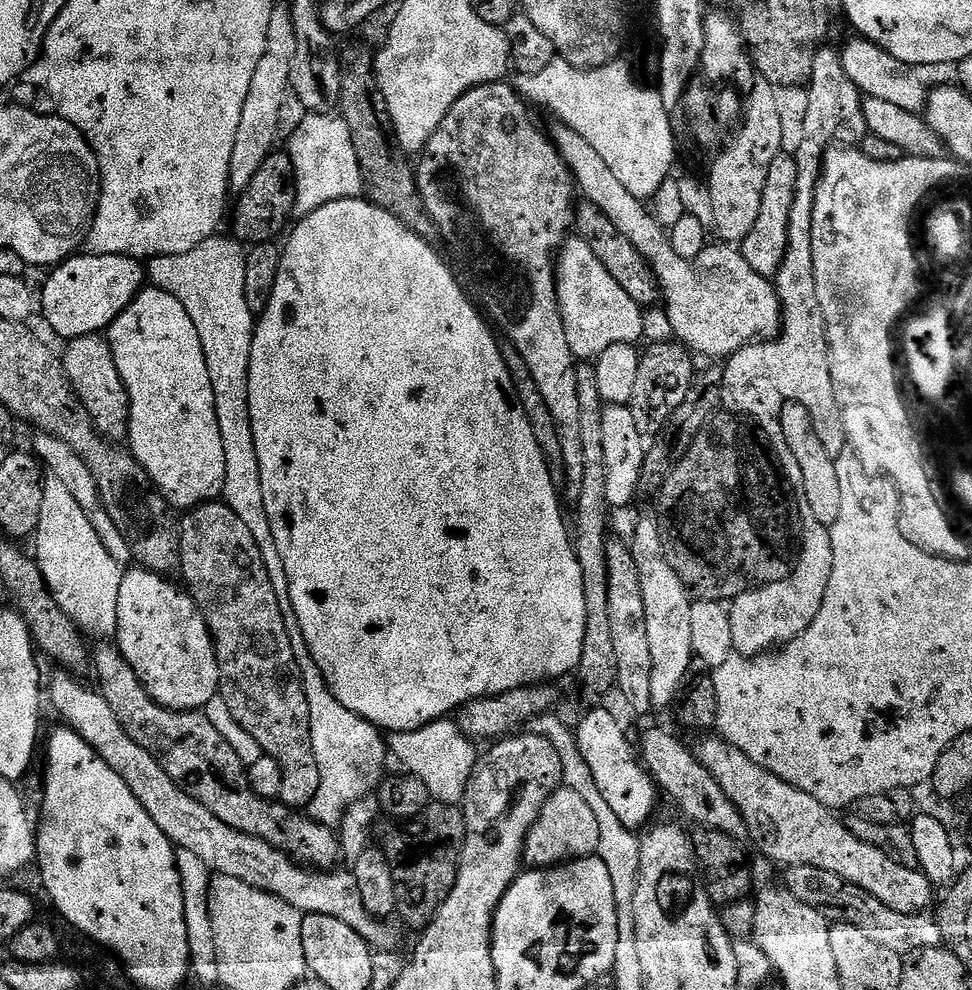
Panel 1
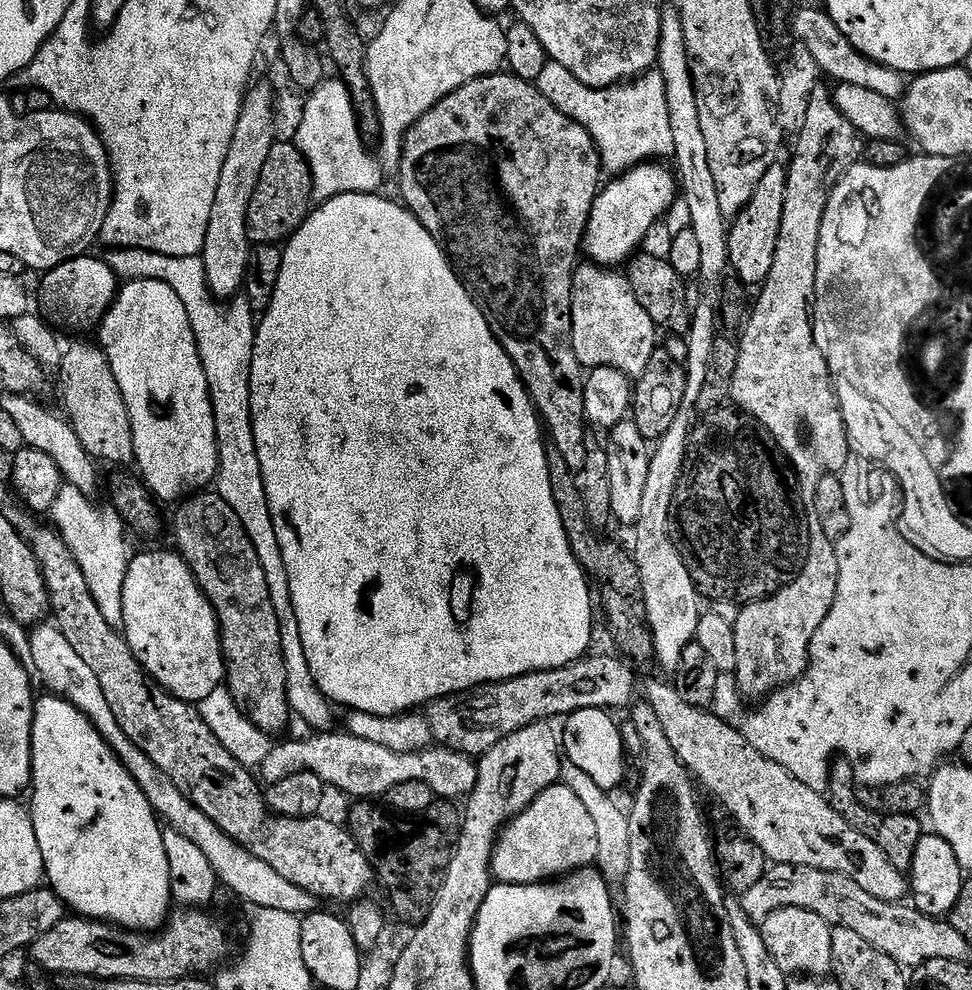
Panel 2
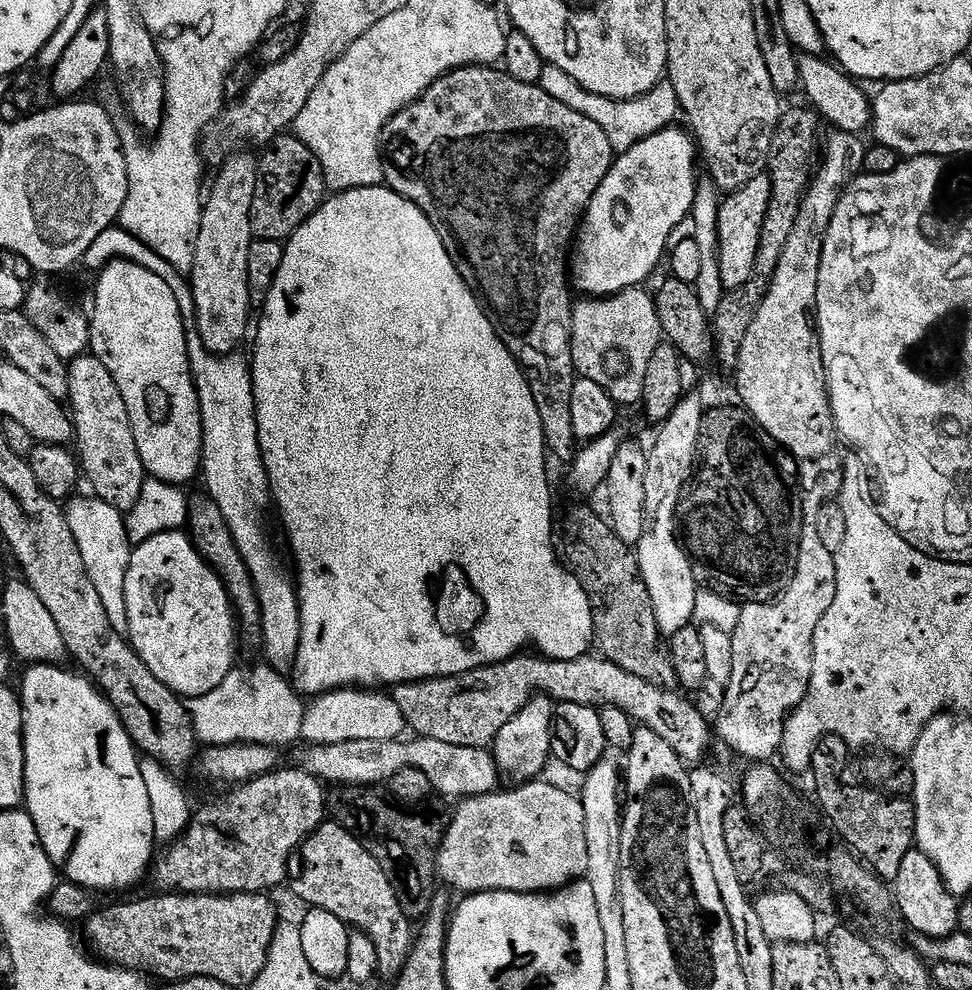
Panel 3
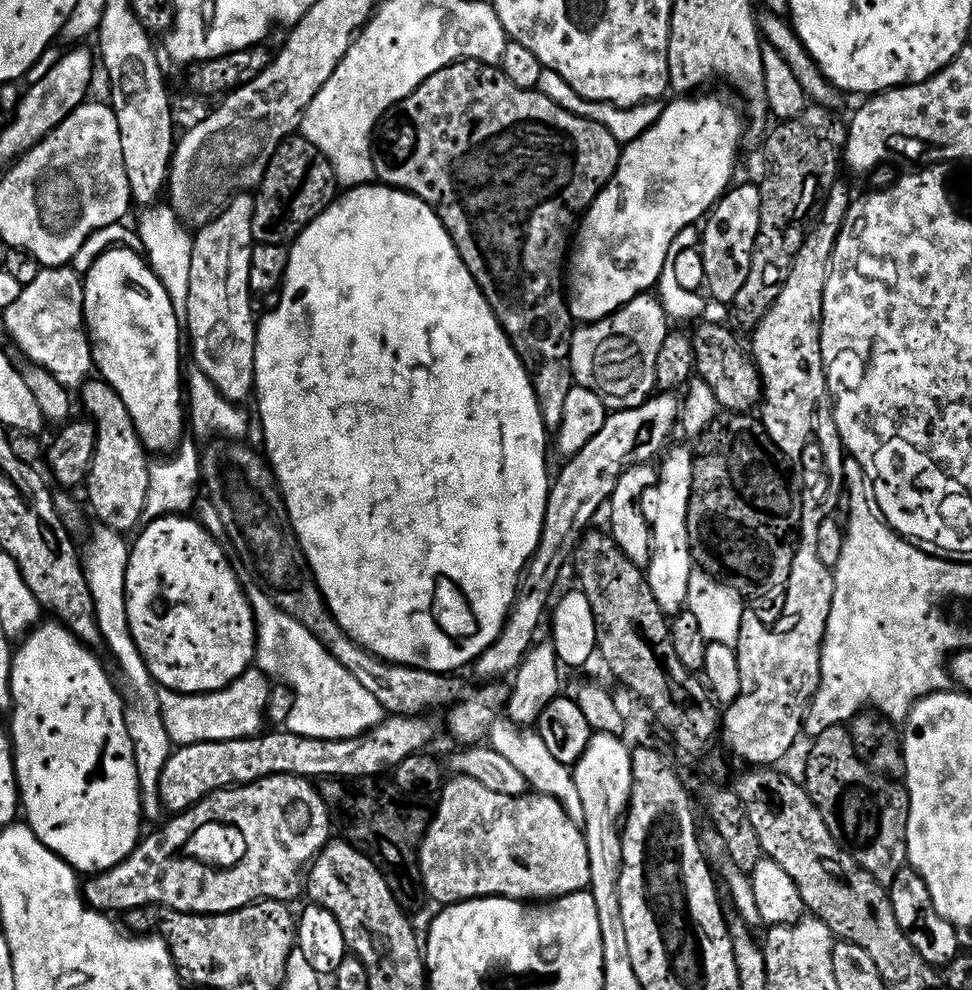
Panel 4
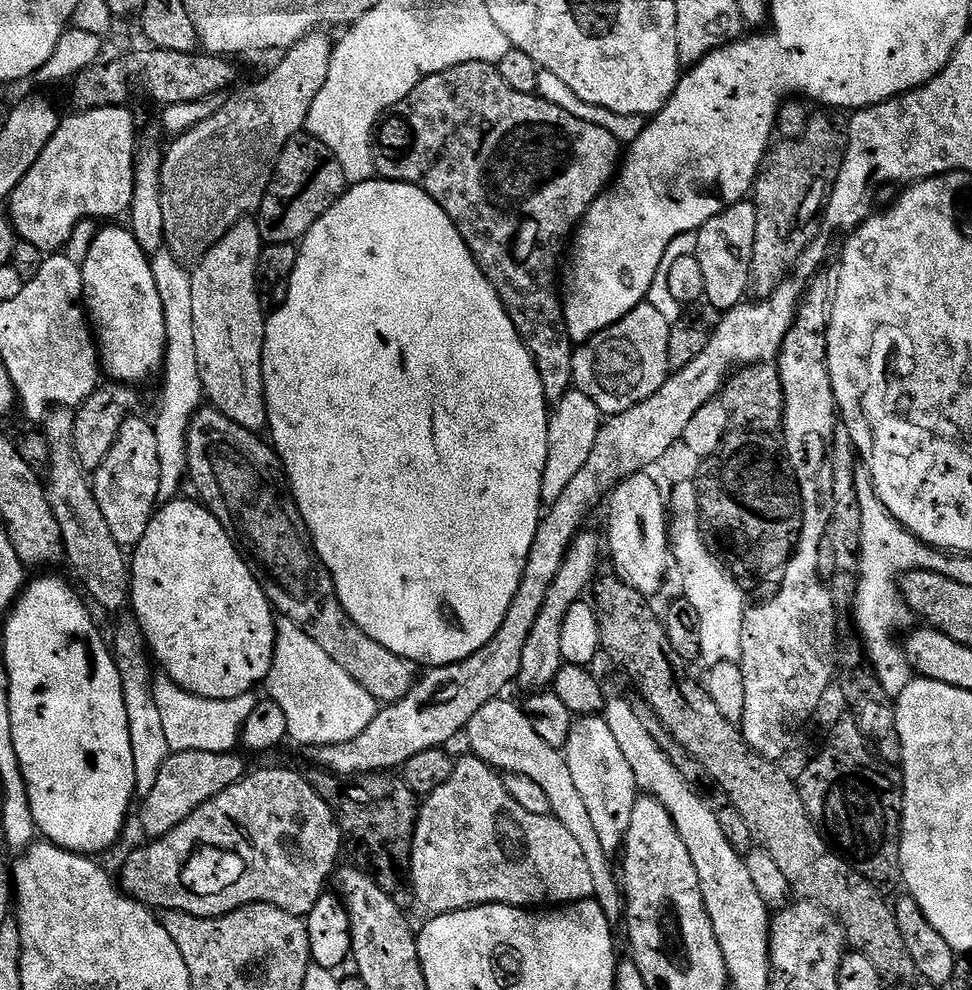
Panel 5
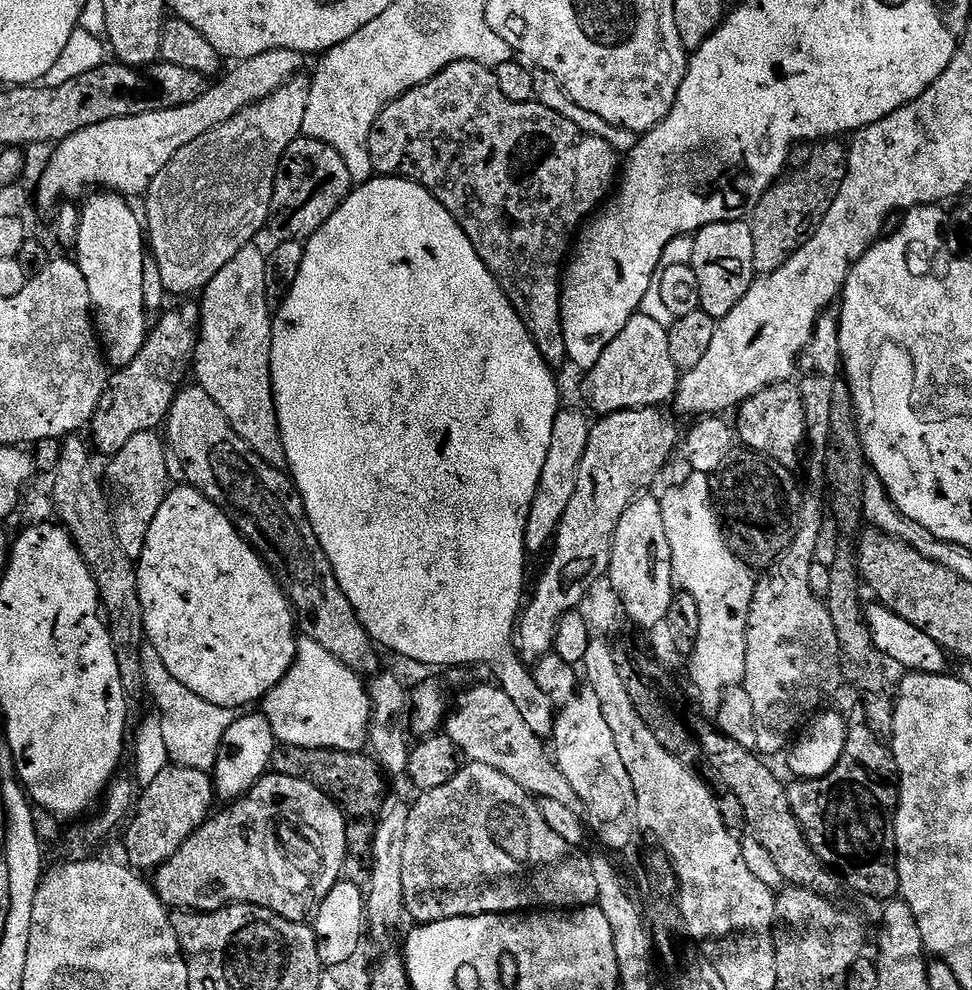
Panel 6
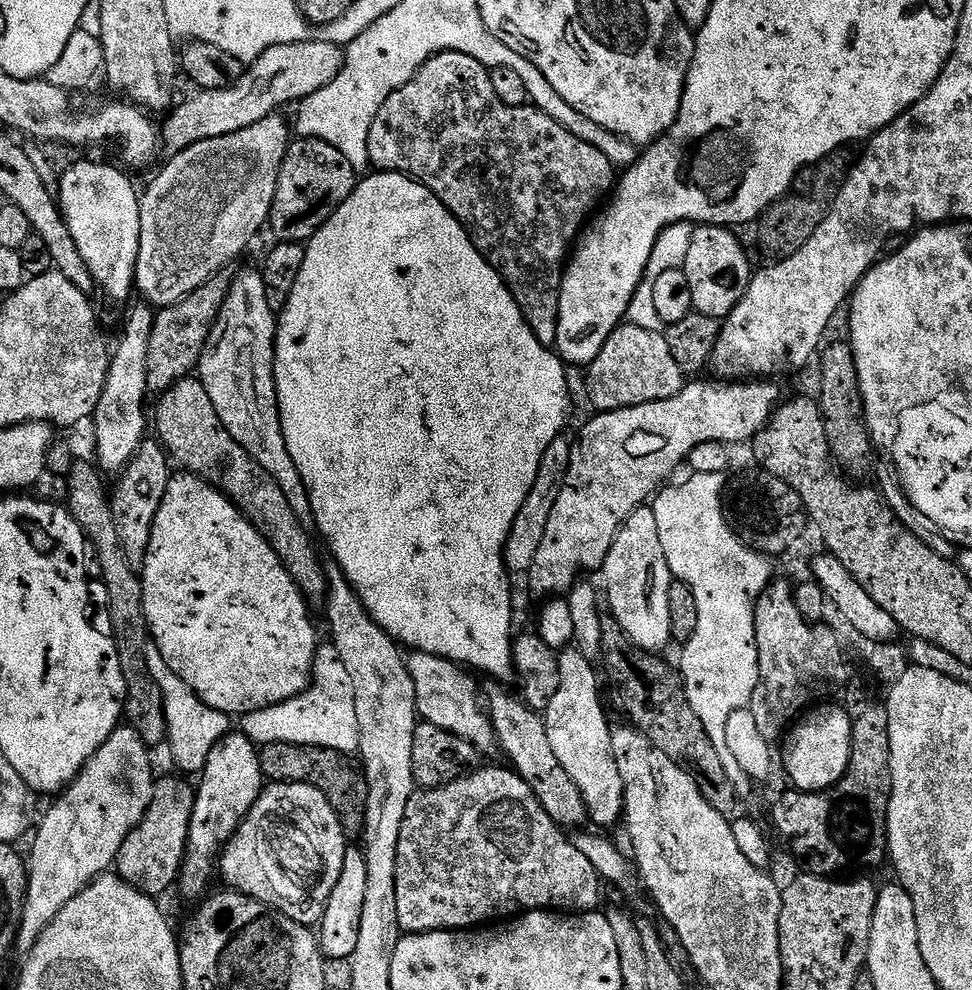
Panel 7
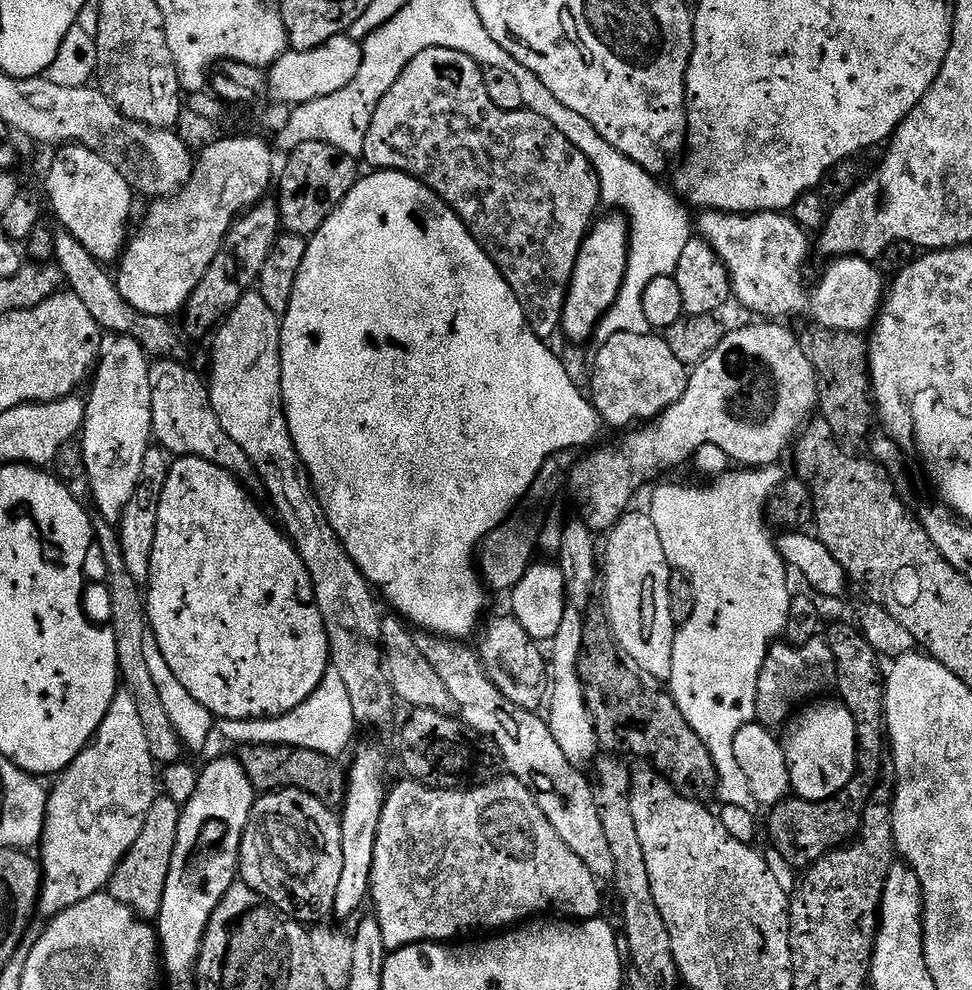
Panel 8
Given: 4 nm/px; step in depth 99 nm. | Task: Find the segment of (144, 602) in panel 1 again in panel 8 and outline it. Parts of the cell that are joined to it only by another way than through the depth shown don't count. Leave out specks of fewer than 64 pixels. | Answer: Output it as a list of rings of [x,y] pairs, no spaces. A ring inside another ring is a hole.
[[[181,456],[171,461],[166,486],[162,490],[162,498],[156,515],[156,533],[152,543],[152,557],[148,567],[146,581],[146,607],[150,631],[158,638],[158,646],[162,650],[162,658],[166,658],[166,666],[174,670],[174,678],[212,712],[213,717],[225,720],[265,720],[271,716],[281,716],[306,702],[314,690],[328,673],[330,657],[328,654],[328,635],[322,622],[322,614],[316,605],[316,595],[312,589],[312,579],[298,554],[298,550],[282,531],[281,525],[271,515],[267,516],[252,501],[245,485],[237,480],[225,468],[219,468],[208,460],[197,456]]]

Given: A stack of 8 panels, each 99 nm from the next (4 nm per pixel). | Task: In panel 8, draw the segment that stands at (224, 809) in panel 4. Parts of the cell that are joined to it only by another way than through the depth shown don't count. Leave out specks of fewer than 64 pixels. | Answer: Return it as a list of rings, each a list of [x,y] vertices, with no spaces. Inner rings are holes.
[[[282,788],[278,792],[261,795],[252,808],[242,838],[238,876],[265,898],[275,897],[276,880],[281,880],[296,903],[295,915],[301,921],[320,922],[325,919],[323,916],[331,917],[334,898],[338,894],[338,882],[342,878],[342,834],[337,813],[318,798],[297,788]]]

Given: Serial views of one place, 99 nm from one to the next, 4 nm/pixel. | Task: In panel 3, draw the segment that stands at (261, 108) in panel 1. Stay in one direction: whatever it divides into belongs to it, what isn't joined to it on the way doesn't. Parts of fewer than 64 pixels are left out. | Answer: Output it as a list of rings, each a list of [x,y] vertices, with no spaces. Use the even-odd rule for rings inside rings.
[[[241,150],[234,156],[228,157],[219,165],[220,173],[216,176],[216,181],[212,184],[212,193],[207,193],[206,199],[203,201],[204,213],[202,214],[202,222],[200,223],[200,229],[198,230],[198,242],[196,243],[196,249],[194,250],[194,266],[190,273],[190,283],[192,288],[194,306],[196,307],[196,326],[197,332],[201,335],[201,340],[205,344],[206,350],[212,352],[214,355],[230,356],[237,351],[236,347],[244,340],[244,335],[249,335],[250,324],[248,328],[248,308],[252,304],[252,299],[248,293],[248,275],[246,274],[246,262],[250,262],[250,246],[254,239],[252,234],[252,207],[254,206],[254,190],[256,189],[256,173],[258,171],[258,160],[253,153],[248,150]]]

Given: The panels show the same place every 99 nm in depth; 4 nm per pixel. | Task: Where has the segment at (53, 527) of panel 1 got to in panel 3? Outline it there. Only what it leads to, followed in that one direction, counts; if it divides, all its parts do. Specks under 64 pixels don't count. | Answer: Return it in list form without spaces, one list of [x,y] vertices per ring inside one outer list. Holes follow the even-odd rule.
[[[145,479],[138,502],[126,514],[128,532],[123,513],[95,496],[76,496],[67,505],[66,515],[71,533],[74,534],[90,580],[98,591],[98,598],[102,598],[102,606],[106,606],[106,618],[110,618],[110,626],[113,626],[116,632],[127,633],[128,630],[125,580],[131,556],[131,542],[148,540],[151,536],[163,532],[178,532],[187,525],[189,497],[180,492],[183,491],[177,485]],[[128,536],[132,539],[131,542]]]

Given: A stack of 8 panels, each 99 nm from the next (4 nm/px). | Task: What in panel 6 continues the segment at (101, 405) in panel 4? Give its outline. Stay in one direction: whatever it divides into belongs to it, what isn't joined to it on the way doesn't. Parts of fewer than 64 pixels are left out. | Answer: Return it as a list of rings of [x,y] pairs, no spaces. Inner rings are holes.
[[[156,432],[134,434],[134,438],[130,438],[130,442],[126,442],[126,446],[122,446],[122,450],[107,461],[108,473],[105,471],[102,476],[118,546],[122,546],[122,554],[133,562],[139,561],[142,546],[146,546],[146,534],[150,534],[150,522],[154,522],[158,506],[162,506],[164,497],[170,491],[170,456],[165,441],[158,437]]]

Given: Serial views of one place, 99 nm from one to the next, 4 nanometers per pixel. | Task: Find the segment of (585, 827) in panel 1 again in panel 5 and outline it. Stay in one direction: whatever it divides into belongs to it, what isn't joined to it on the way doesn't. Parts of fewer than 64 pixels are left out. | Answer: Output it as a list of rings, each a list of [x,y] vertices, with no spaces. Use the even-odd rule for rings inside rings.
[[[471,754],[459,757],[450,779],[423,797],[419,805],[412,839],[410,879],[415,903],[421,904],[432,916],[483,904],[505,904],[528,910],[533,906],[578,904],[594,897],[594,881],[586,858],[570,830],[550,814],[538,816],[524,810],[507,792],[501,773]]]

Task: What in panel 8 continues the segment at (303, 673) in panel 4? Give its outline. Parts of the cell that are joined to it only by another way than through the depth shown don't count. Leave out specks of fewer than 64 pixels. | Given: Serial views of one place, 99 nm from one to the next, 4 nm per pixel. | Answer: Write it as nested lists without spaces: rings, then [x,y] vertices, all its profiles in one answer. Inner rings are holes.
[[[329,667],[318,690],[314,690],[314,694],[310,694],[310,698],[306,698],[302,706],[265,720],[225,720],[219,725],[218,732],[230,743],[236,744],[235,746],[285,744],[295,748],[318,750],[318,754],[340,758],[348,747],[353,747],[352,735],[355,734],[356,728],[358,729],[358,721],[354,714],[354,706],[350,706],[350,693],[346,691],[346,685],[342,682],[338,670]]]

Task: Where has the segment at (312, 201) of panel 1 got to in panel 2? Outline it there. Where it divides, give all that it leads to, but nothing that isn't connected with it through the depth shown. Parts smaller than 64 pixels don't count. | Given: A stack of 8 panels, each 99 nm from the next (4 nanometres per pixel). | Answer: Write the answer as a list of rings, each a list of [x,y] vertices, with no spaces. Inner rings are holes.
[[[328,78],[317,88],[311,89],[305,102],[302,126],[298,129],[294,143],[312,171],[313,201],[333,200],[342,194],[376,194],[381,191],[384,172],[379,162],[370,153],[364,152],[366,140],[356,125],[356,111],[352,109],[352,99],[343,80]]]

